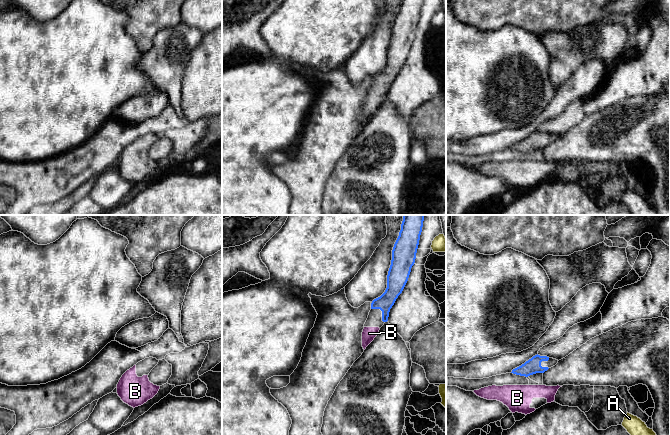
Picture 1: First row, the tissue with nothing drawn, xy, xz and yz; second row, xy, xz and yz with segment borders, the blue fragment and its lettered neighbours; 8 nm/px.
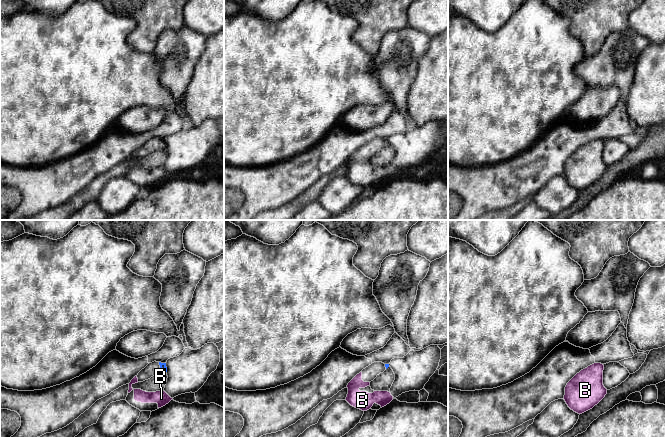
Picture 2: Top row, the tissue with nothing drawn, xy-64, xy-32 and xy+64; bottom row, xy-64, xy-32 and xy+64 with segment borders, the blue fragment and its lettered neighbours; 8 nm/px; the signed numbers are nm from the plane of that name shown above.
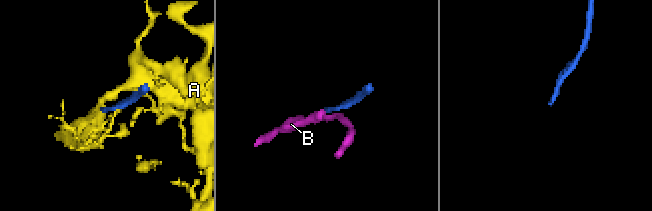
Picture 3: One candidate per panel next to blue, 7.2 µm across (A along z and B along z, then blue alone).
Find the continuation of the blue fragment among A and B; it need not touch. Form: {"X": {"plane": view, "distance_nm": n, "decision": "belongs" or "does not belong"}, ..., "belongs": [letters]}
{"A": {"plane": "xz", "distance_nm": 100, "decision": "does not belong"}, "B": {"plane": "xz", "distance_nm": 60, "decision": "belongs"}, "belongs": ["B"]}

